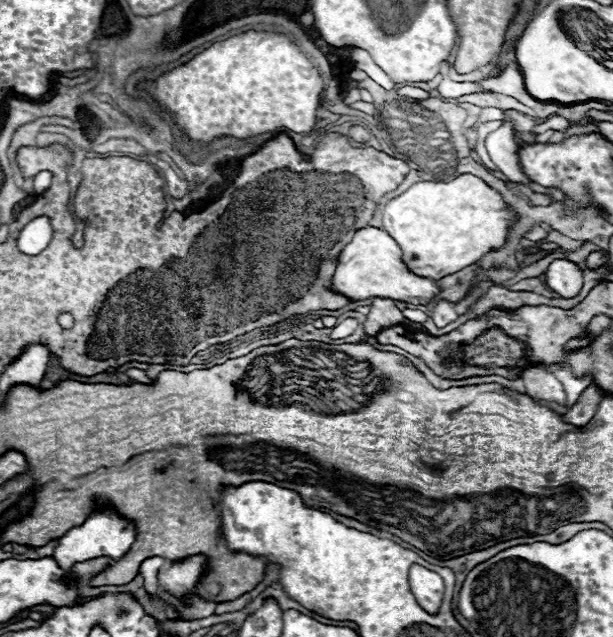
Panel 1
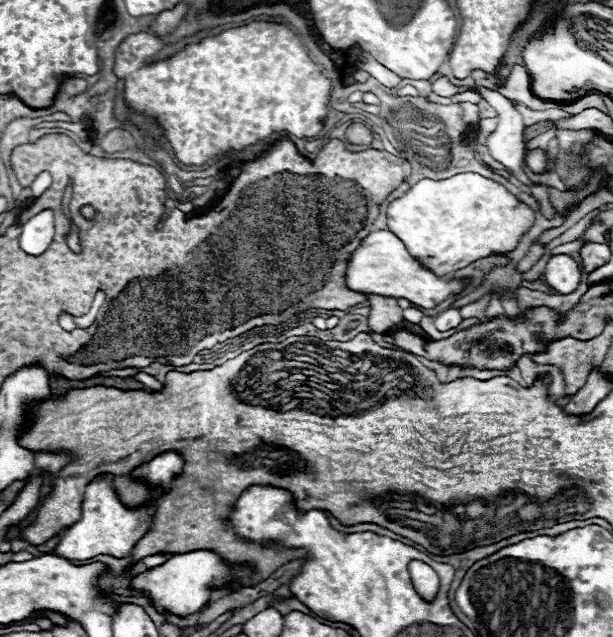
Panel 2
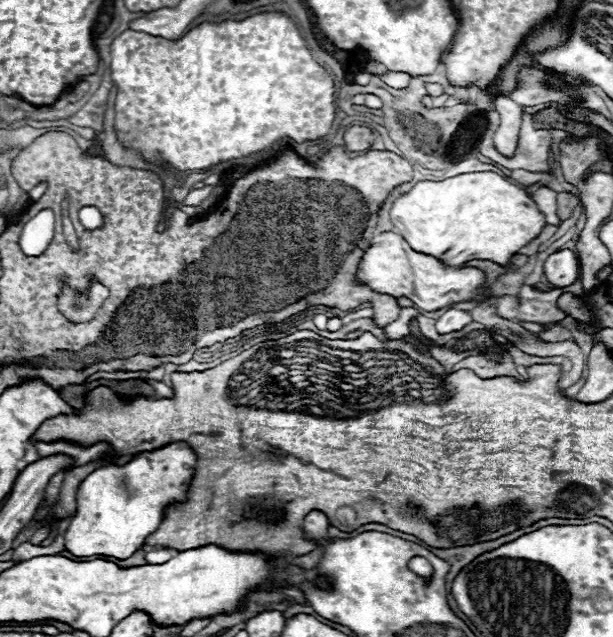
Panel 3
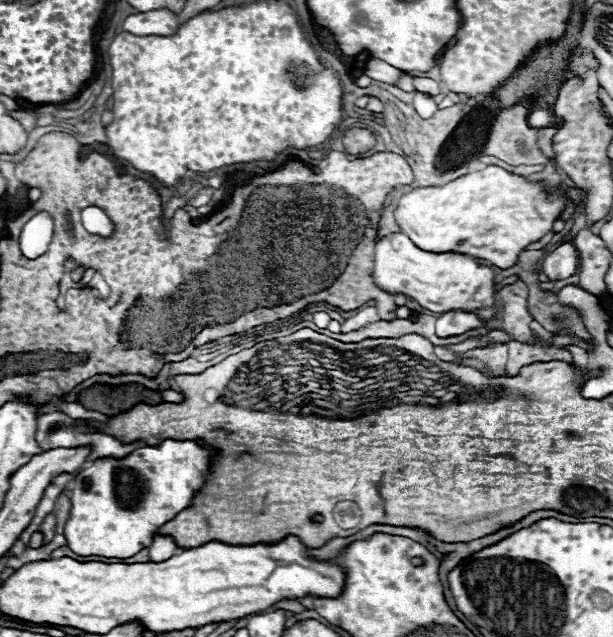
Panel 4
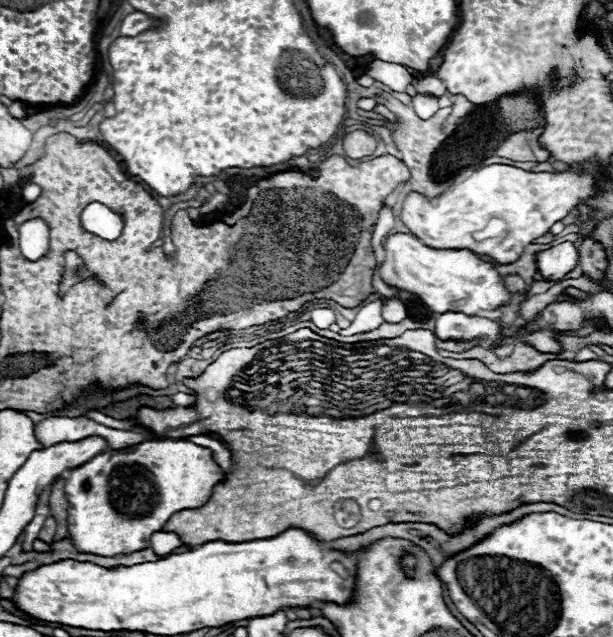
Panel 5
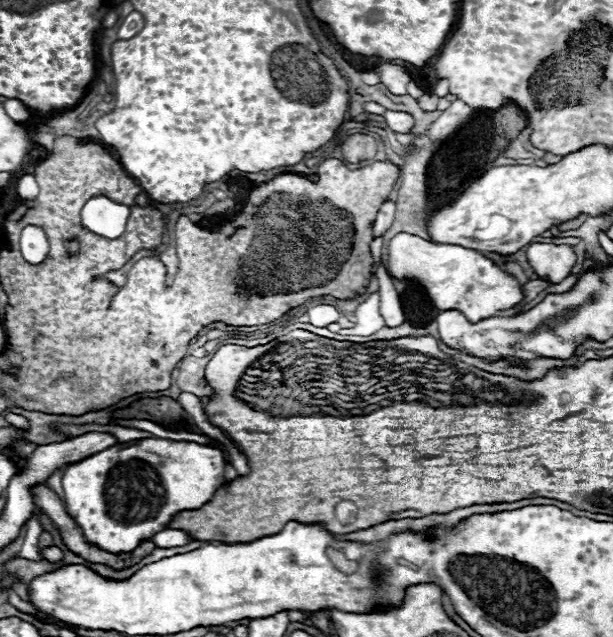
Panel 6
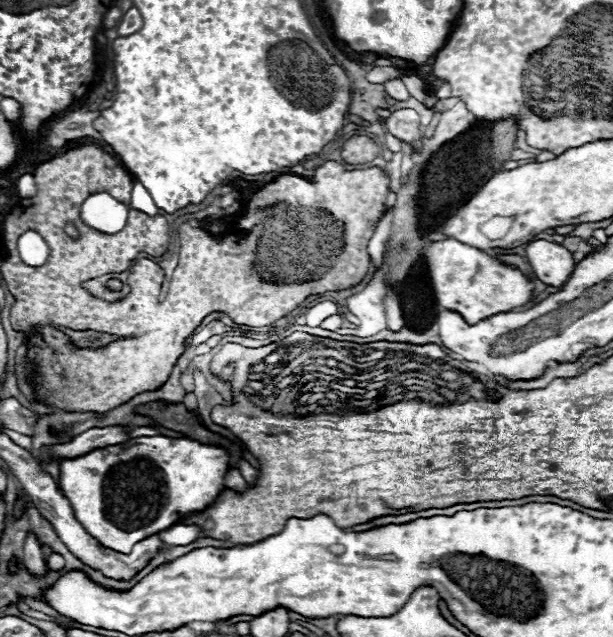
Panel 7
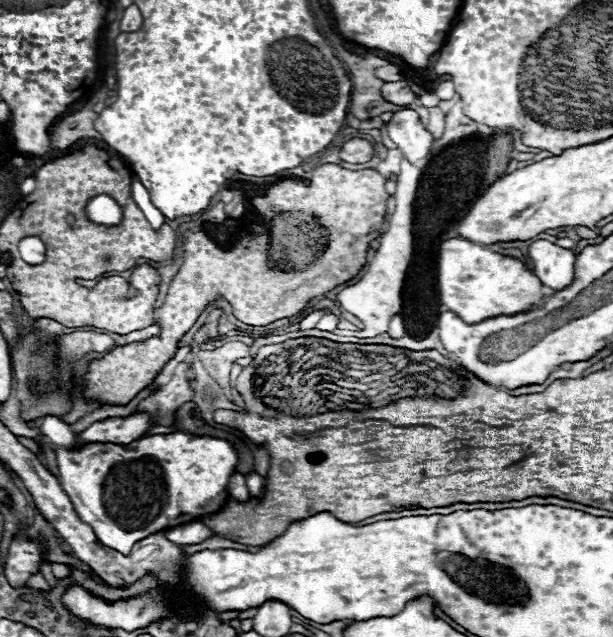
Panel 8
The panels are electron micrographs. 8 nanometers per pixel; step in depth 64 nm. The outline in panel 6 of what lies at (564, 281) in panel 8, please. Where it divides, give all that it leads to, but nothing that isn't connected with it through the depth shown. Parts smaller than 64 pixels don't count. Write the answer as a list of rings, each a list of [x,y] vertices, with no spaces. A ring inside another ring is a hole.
[[[534,242],[526,250],[528,262],[538,274],[538,278],[550,282],[550,284],[560,284],[564,278],[570,276],[572,266],[576,264],[576,254],[574,248],[566,244],[544,244],[544,242]]]

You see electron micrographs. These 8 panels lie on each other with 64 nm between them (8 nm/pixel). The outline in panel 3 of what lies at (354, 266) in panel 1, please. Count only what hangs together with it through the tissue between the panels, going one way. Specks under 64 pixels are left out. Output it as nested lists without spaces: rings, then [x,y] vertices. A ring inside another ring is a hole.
[[[384,232],[372,238],[372,246],[366,250],[362,264],[358,268],[360,280],[364,280],[372,290],[390,294],[394,298],[406,296],[418,308],[426,312],[436,312],[460,302],[484,302],[482,292],[486,284],[486,274],[474,266],[446,266],[442,260],[420,254],[410,248],[410,244],[396,232]]]

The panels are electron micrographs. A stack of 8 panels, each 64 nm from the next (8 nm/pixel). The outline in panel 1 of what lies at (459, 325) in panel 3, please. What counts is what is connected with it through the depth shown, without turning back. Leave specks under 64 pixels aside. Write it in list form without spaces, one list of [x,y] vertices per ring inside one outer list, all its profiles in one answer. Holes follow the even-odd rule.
[[[438,302],[438,304],[436,304],[434,314],[432,314],[432,320],[434,320],[434,324],[436,324],[438,328],[448,326],[448,324],[454,322],[456,318],[458,318],[458,314],[456,314],[456,310],[454,310],[452,304],[448,304],[448,302]]]

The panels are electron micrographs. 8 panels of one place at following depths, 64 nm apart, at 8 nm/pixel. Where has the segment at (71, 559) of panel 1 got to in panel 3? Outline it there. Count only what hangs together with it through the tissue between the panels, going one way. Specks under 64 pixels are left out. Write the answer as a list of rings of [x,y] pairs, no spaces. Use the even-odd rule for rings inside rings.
[[[172,442],[160,450],[142,452],[126,464],[104,464],[90,472],[76,492],[76,514],[64,534],[66,550],[80,558],[130,558],[162,524],[166,508],[188,500],[196,460],[196,452],[186,442]]]

